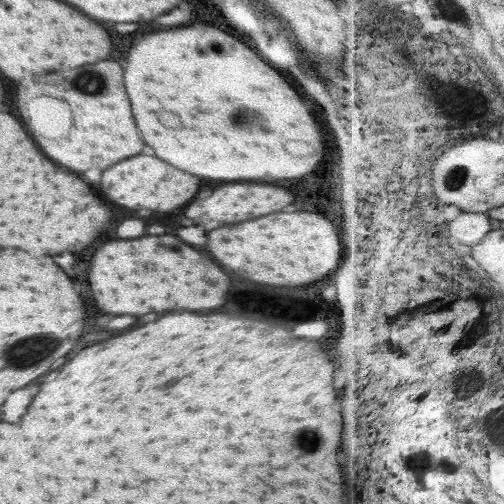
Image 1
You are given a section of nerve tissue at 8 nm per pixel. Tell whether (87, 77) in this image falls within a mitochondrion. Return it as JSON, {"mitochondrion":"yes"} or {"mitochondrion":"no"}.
{"mitochondrion":"yes"}

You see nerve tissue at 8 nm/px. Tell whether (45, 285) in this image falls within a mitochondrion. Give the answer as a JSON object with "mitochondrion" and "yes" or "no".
{"mitochondrion":"no"}

